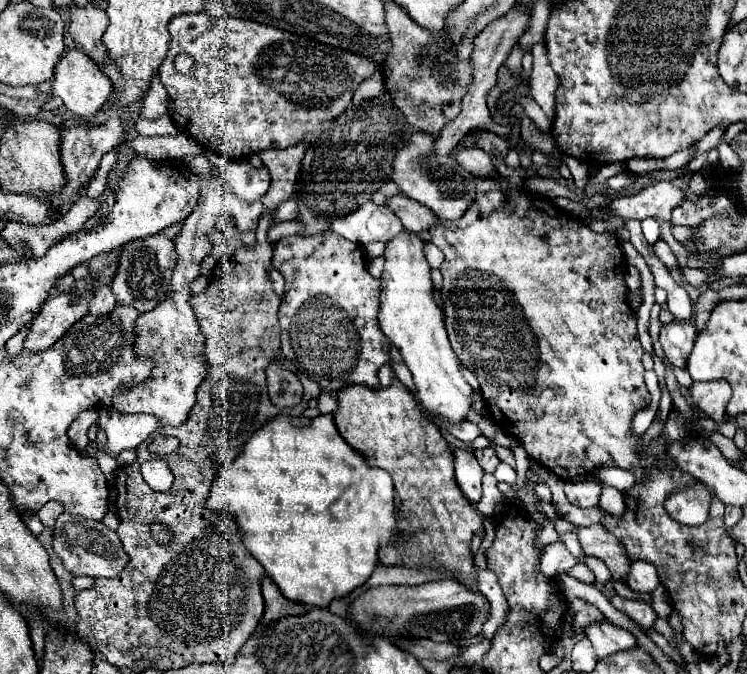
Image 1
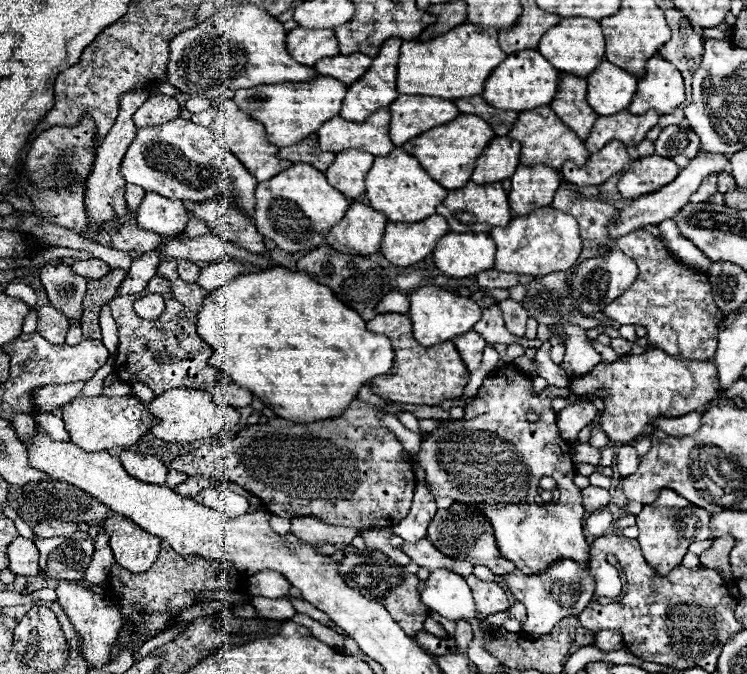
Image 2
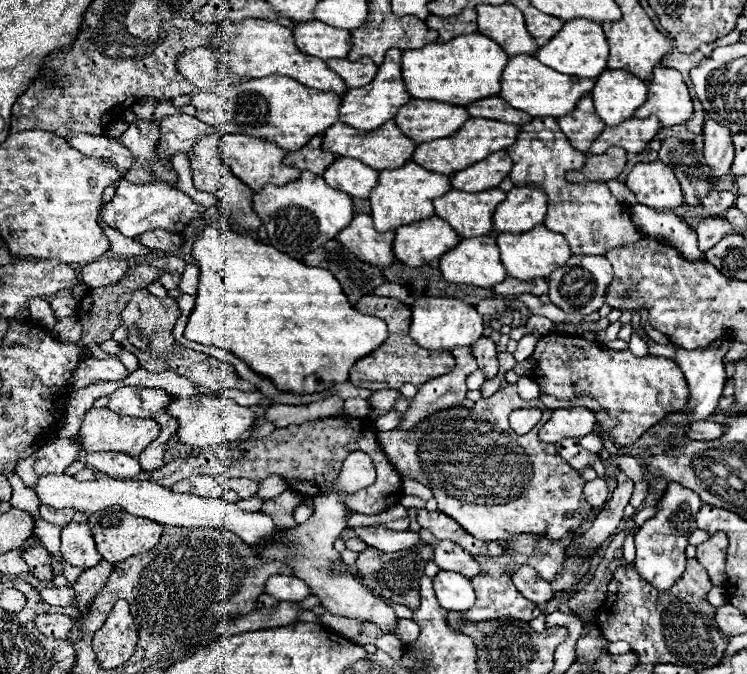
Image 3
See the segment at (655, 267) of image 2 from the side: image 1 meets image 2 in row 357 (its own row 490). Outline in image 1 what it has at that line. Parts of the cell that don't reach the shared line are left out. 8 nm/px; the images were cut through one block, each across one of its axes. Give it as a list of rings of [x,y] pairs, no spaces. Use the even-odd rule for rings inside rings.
[[[696,480],[694,486],[682,486],[680,492],[672,492],[666,498],[664,508],[676,522],[698,526],[708,518],[710,498],[712,498],[712,488]]]

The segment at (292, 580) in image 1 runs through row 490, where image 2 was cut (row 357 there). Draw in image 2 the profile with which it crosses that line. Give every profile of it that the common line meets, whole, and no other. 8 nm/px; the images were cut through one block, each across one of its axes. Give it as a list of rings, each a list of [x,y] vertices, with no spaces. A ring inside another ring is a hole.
[[[288,268],[250,272],[210,292],[198,312],[196,328],[198,336],[214,350],[210,366],[230,374],[238,386],[266,402],[276,416],[296,424],[342,416],[358,396],[358,390],[370,378],[388,374],[394,364],[394,350],[386,336],[368,332],[360,314],[344,308],[328,288],[320,288],[310,276],[290,272]]]

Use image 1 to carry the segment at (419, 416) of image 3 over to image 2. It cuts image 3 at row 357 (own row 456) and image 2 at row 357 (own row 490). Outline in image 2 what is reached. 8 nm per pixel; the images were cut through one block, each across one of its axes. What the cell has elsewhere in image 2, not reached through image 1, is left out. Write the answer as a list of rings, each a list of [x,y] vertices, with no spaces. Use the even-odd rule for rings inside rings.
[[[472,330],[472,332],[464,332],[464,334],[456,336],[452,342],[456,344],[464,364],[468,366],[468,370],[474,372],[482,362],[482,352],[486,348],[486,340]]]

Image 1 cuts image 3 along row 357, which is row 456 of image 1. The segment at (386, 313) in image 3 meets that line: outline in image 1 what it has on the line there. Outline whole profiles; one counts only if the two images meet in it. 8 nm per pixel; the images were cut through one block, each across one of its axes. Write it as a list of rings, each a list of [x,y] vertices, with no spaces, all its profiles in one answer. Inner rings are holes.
[[[392,378],[388,388],[368,390],[364,386],[344,386],[334,396],[338,410],[332,416],[338,432],[372,466],[390,472],[400,498],[396,520],[402,538],[392,546],[380,548],[380,562],[386,566],[446,566],[448,570],[460,572],[462,578],[458,582],[478,592],[470,540],[474,532],[484,534],[482,516],[470,506],[454,480],[454,456],[440,428],[422,414],[414,394],[398,378]]]

